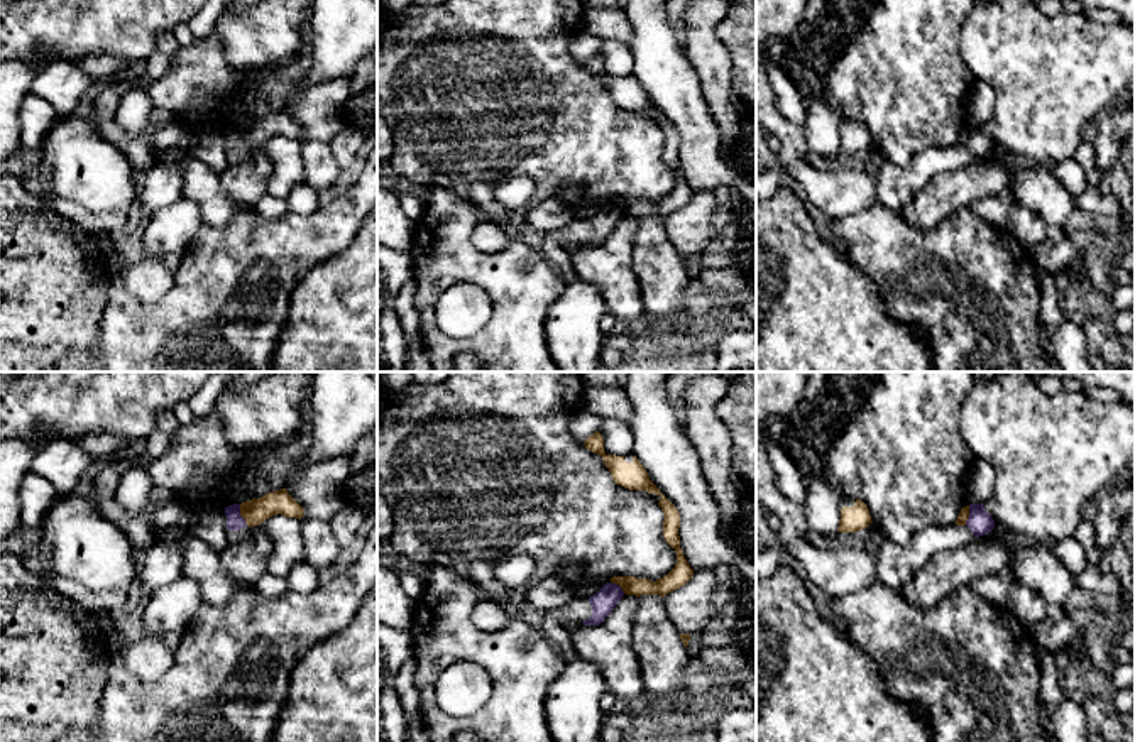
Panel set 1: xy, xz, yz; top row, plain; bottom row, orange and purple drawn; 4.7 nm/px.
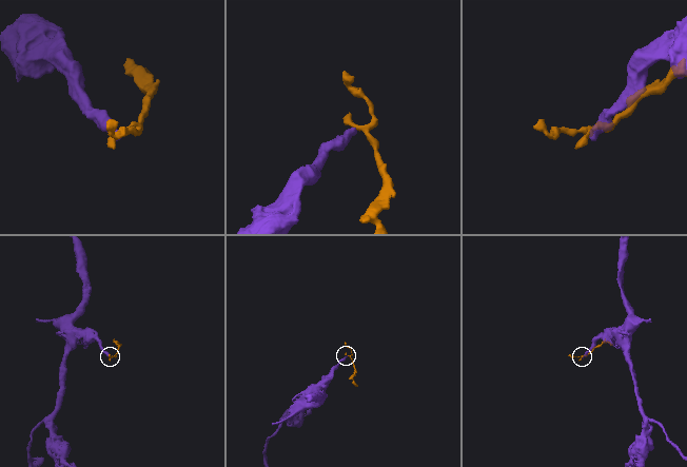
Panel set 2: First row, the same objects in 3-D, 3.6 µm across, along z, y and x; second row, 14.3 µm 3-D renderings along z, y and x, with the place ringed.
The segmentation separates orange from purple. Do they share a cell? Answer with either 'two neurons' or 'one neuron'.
two neurons

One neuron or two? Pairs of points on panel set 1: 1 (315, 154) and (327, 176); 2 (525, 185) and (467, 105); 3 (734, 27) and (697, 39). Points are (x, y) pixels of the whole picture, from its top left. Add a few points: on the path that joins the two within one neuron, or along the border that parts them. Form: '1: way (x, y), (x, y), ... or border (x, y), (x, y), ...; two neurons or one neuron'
1: way (318, 159), (322, 171); one neuron
2: border (535, 180), (506, 180), (493, 198); two neurons
3: border (723, 17), (718, 38), (729, 56), (733, 70); two neurons

